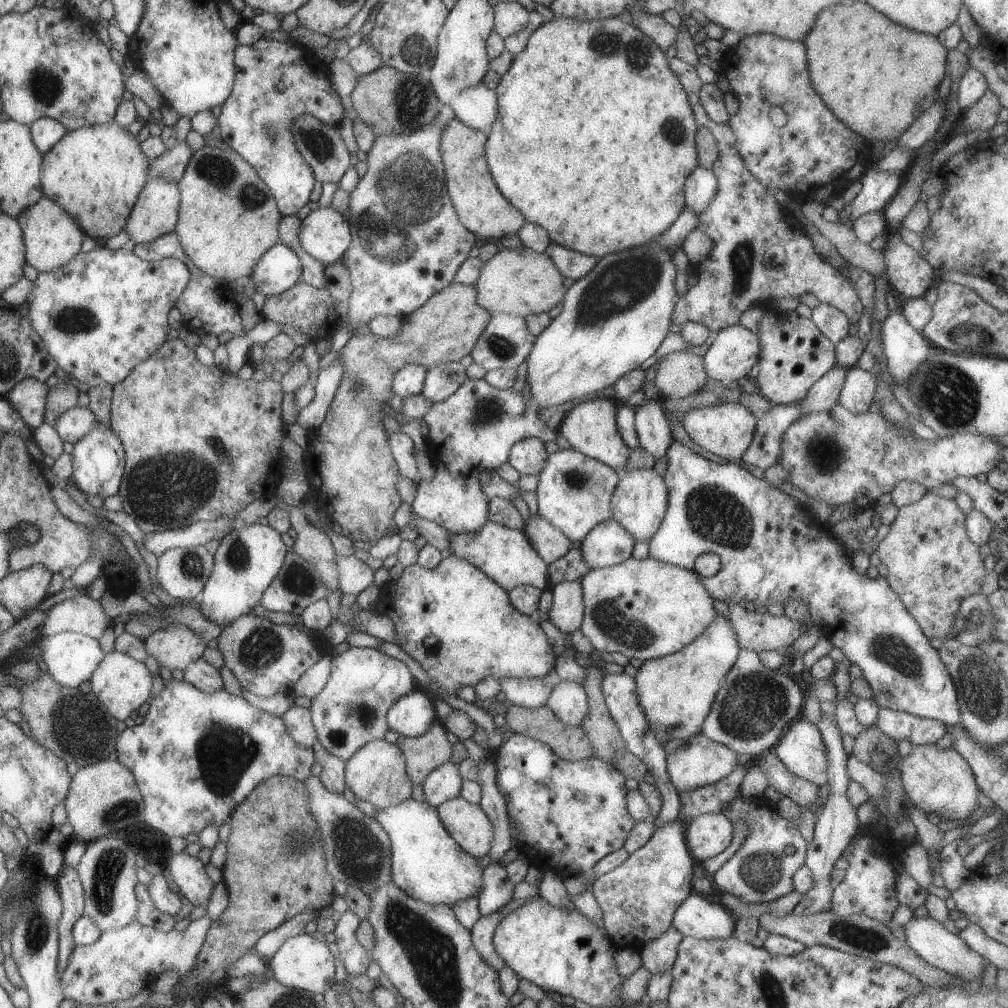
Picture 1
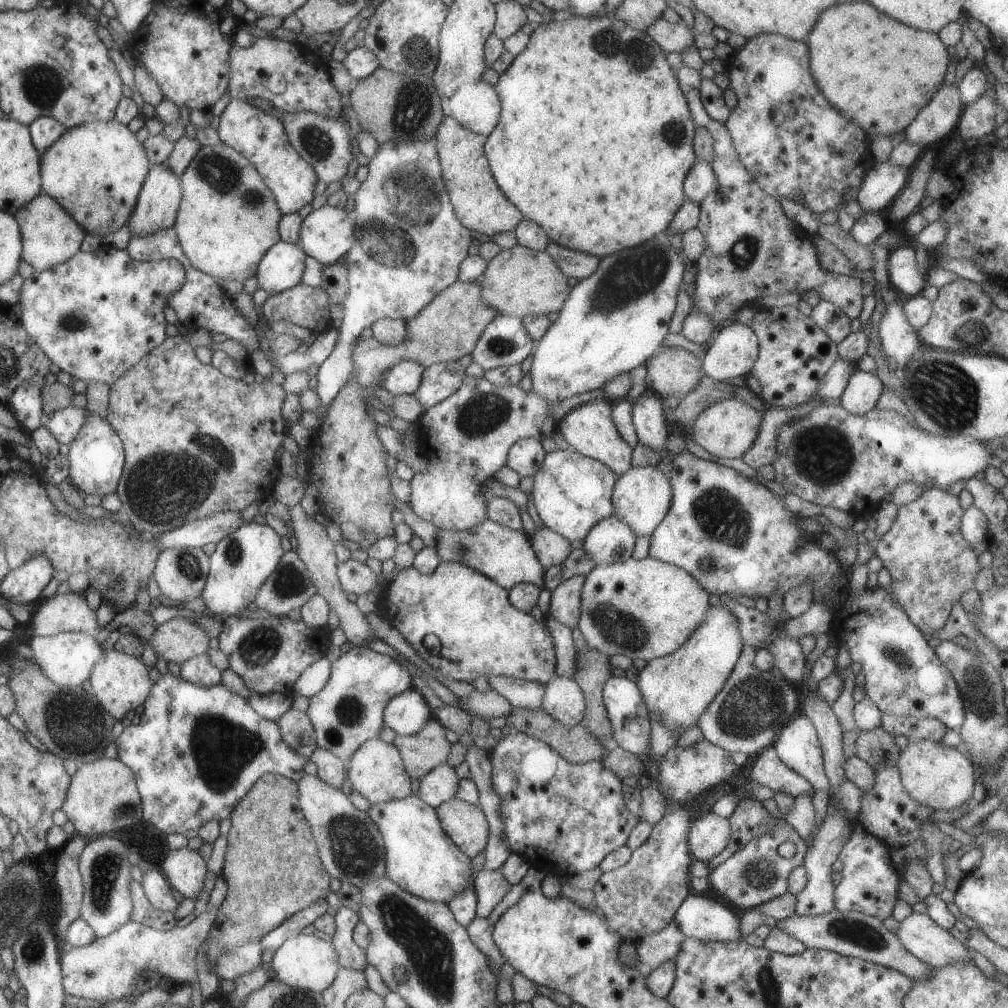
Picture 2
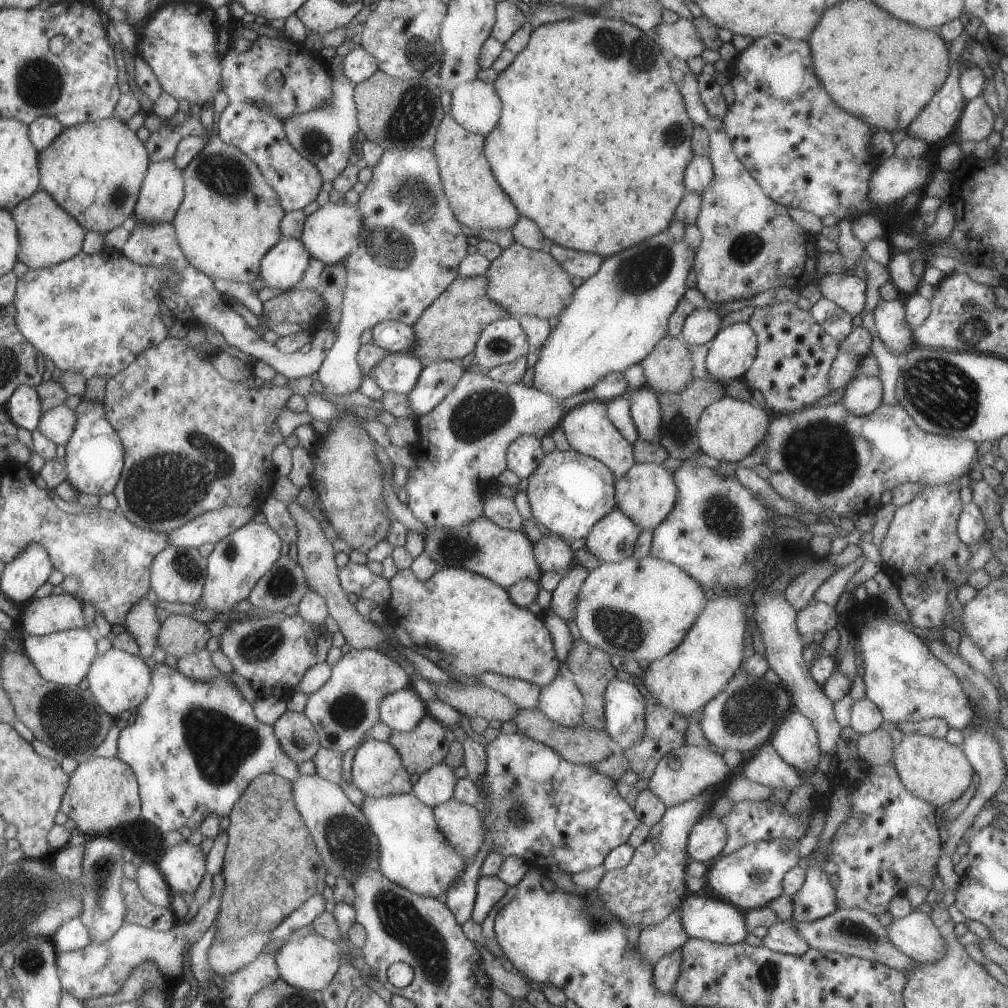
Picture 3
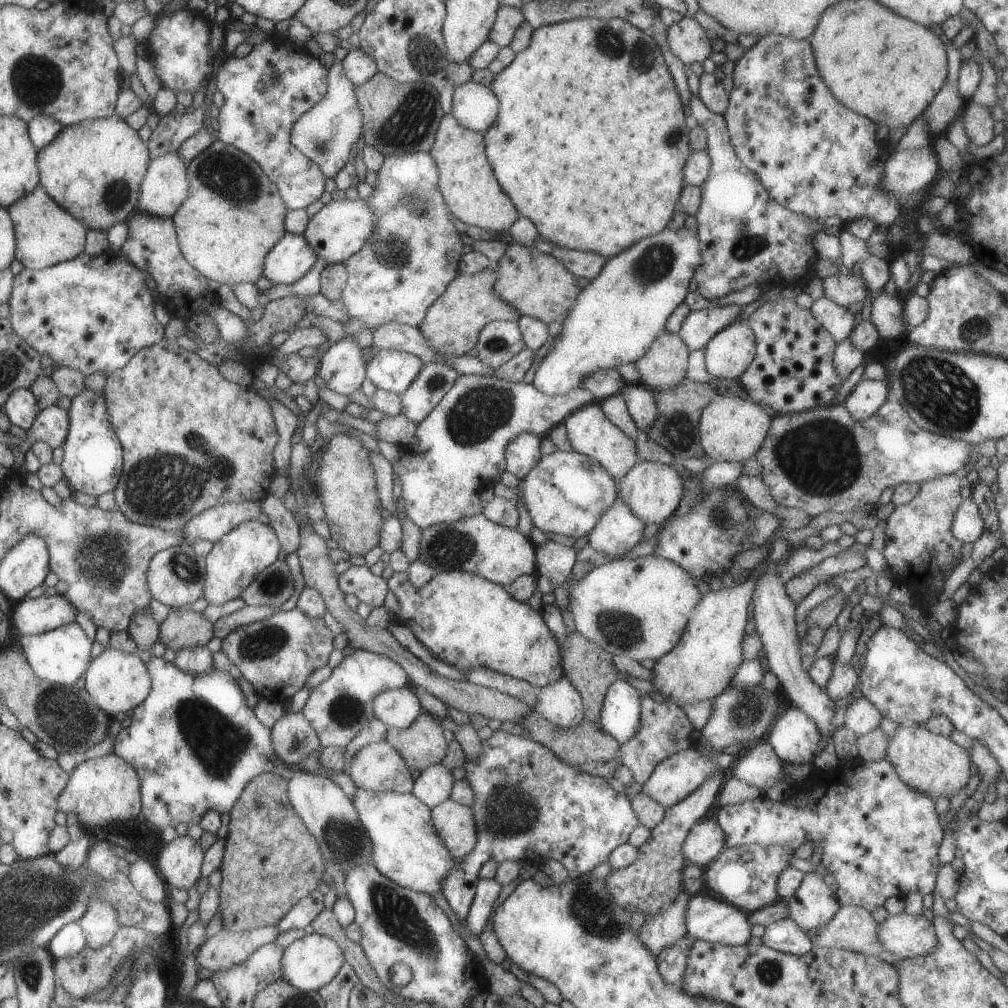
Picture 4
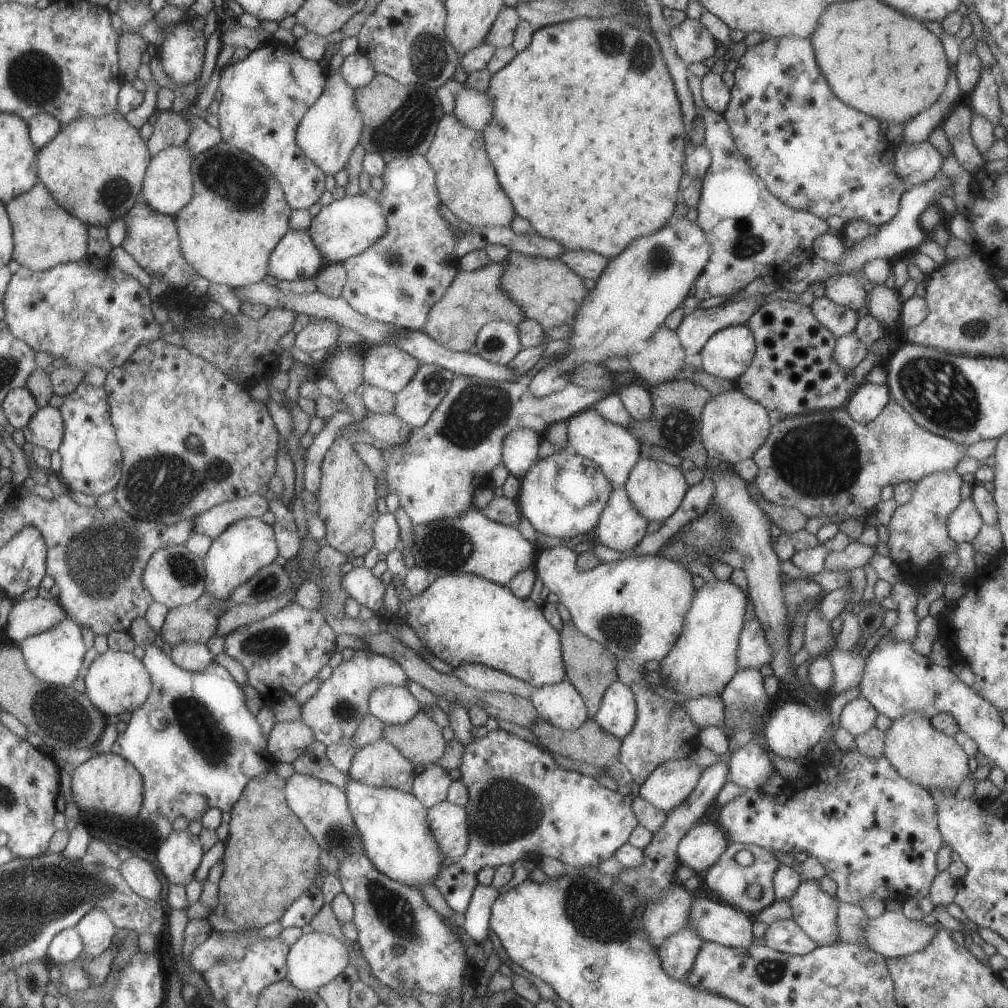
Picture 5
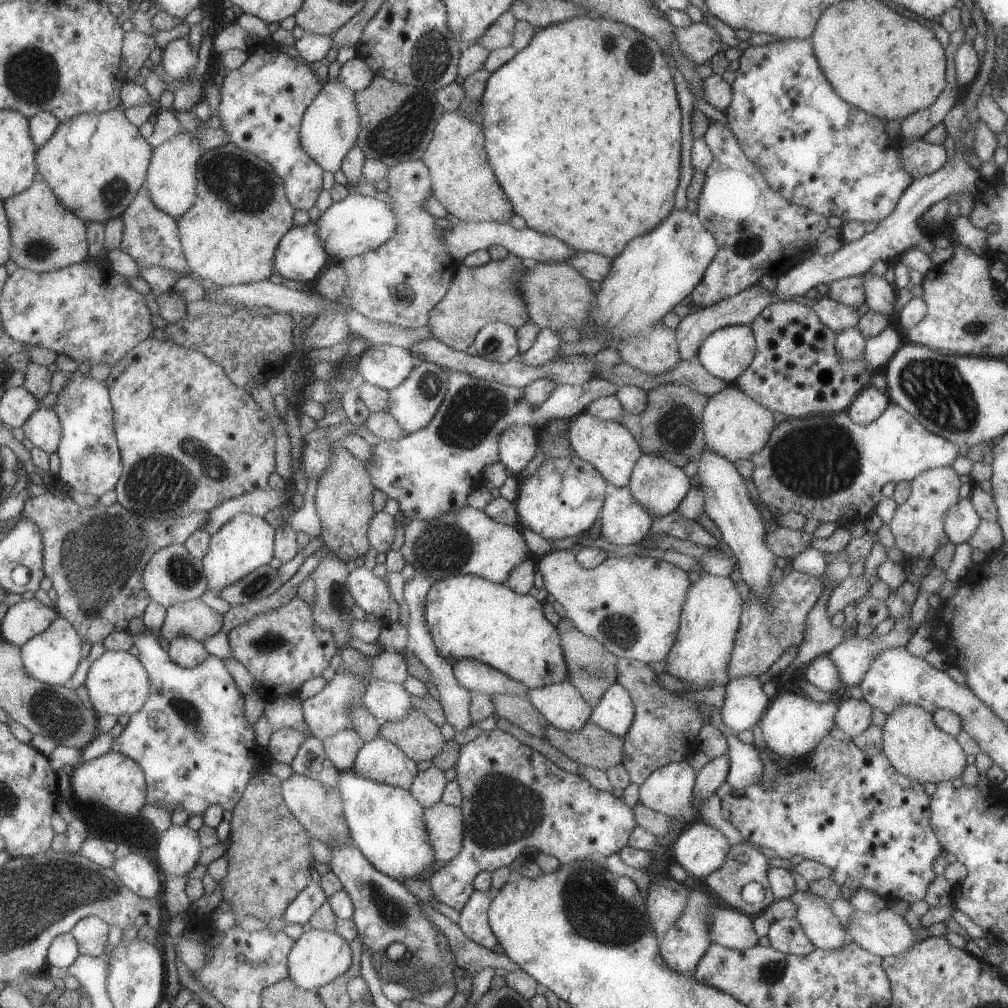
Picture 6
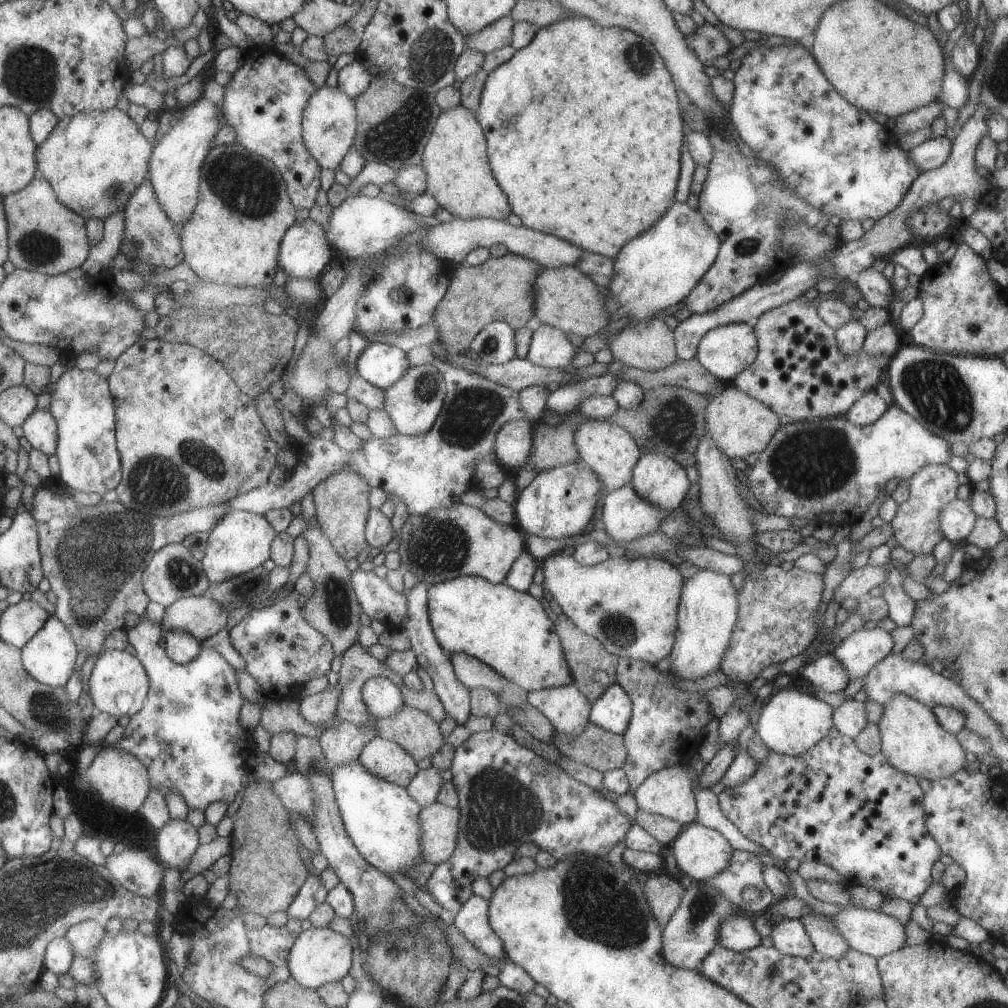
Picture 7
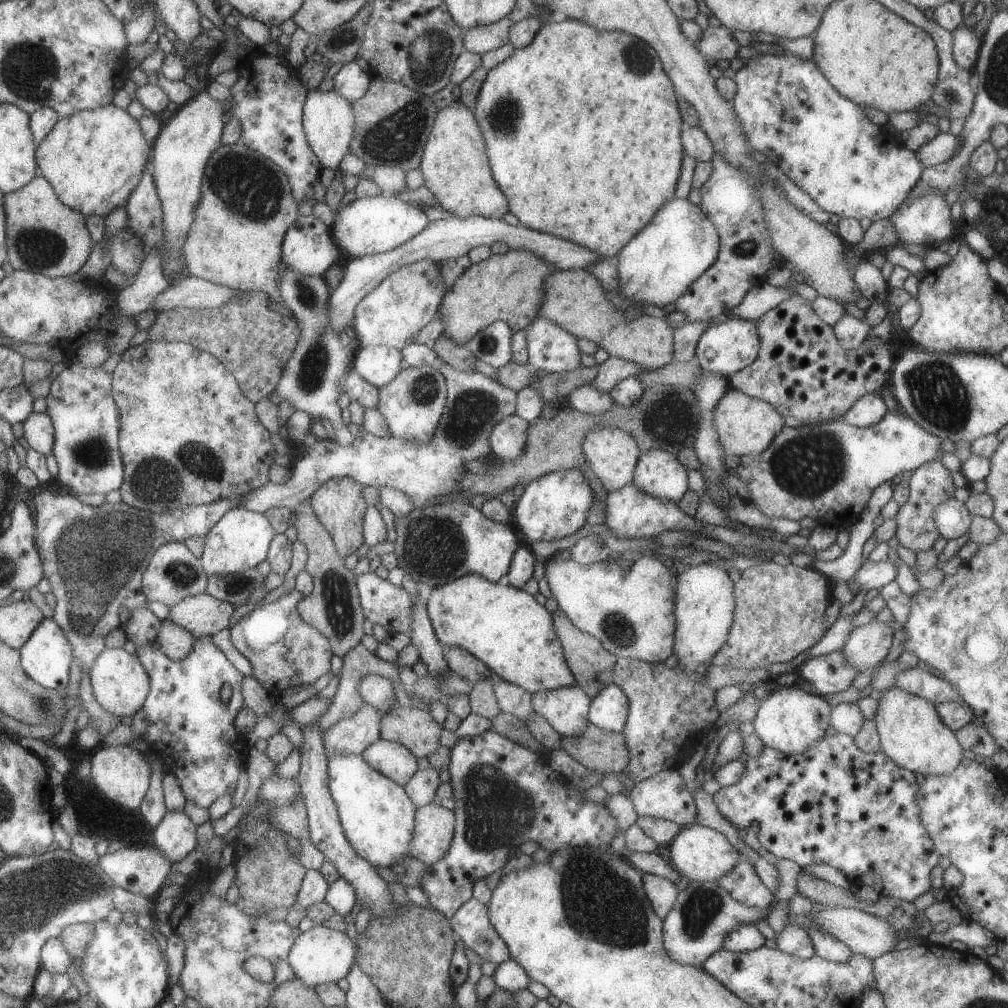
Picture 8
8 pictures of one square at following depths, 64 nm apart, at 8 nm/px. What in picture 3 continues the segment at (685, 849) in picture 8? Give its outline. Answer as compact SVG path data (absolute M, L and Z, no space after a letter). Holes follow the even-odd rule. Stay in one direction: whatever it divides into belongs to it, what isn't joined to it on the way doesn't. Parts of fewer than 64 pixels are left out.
M720 817L700 818L689 829L686 848L688 858L690 861L696 860L708 866L721 852L725 843L726 830Z

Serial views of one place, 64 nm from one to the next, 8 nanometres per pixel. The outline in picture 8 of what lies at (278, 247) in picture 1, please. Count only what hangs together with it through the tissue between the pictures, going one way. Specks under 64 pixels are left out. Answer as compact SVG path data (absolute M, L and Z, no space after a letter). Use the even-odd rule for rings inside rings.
M312 214L298 215L295 222L285 231L281 243L281 262L287 269L294 270L302 275L322 276L322 274L337 260L338 246L330 234L329 226L325 226Z

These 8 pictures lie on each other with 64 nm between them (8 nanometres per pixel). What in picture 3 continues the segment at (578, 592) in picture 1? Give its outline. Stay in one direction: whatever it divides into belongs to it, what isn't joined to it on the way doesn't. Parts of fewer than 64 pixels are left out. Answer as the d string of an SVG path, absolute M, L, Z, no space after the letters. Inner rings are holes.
M574 566L563 581L559 581L551 593L550 609L565 622L574 620L577 595L588 570L585 567Z

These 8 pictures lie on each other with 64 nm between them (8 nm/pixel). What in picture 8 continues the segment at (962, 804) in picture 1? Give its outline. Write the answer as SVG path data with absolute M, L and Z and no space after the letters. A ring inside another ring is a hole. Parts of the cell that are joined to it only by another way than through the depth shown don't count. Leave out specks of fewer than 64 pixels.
M891 687L875 701L875 723L880 750L897 766L915 774L944 775L953 772L963 758L962 746L939 718L934 704L925 699Z

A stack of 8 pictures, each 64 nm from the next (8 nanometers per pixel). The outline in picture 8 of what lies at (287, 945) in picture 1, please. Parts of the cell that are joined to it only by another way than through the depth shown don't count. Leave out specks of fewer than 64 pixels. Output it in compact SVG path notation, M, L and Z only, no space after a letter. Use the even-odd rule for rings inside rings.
M313 923L312 927L300 932L291 945L288 954L288 963L293 974L308 987L321 983L336 983L349 972L353 960L353 944L345 932L334 931L322 924Z

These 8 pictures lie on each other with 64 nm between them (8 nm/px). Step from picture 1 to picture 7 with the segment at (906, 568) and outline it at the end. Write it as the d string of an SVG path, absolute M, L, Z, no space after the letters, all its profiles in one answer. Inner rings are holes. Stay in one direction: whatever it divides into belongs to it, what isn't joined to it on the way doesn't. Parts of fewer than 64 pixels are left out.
M925 465L909 478L909 498L897 505L894 517L891 519L893 538L897 544L913 555L931 554L935 544L944 538L938 523L938 514L950 500L958 498L956 495L958 482L956 472L945 465Z

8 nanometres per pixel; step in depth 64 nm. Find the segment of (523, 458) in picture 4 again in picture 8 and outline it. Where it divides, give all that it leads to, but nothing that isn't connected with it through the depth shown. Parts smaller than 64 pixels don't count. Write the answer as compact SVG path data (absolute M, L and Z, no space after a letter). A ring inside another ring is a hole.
M509 415L493 425L488 444L491 455L497 459L513 460L519 458L526 443L528 422L517 415Z

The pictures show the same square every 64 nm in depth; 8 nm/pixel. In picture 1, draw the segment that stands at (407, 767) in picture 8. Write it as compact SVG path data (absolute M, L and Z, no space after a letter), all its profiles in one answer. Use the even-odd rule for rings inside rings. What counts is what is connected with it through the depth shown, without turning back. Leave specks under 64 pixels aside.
M385 739L370 740L345 761L344 785L355 798L372 804L376 809L387 808L409 799L411 784L401 749Z

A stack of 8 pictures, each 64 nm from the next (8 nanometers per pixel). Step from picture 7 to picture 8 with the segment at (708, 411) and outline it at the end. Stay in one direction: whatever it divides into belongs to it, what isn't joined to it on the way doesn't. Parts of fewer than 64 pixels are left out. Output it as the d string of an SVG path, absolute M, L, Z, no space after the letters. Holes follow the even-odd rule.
M730 387L713 407L712 423L724 454L741 458L763 452L773 437L782 430L783 417L769 403Z

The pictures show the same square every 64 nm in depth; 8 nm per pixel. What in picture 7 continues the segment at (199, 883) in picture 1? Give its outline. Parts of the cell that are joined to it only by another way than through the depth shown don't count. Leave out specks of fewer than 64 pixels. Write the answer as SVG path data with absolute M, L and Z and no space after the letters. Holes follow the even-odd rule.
M169 819L155 838L155 850L165 869L185 870L200 845L198 832L187 820Z

